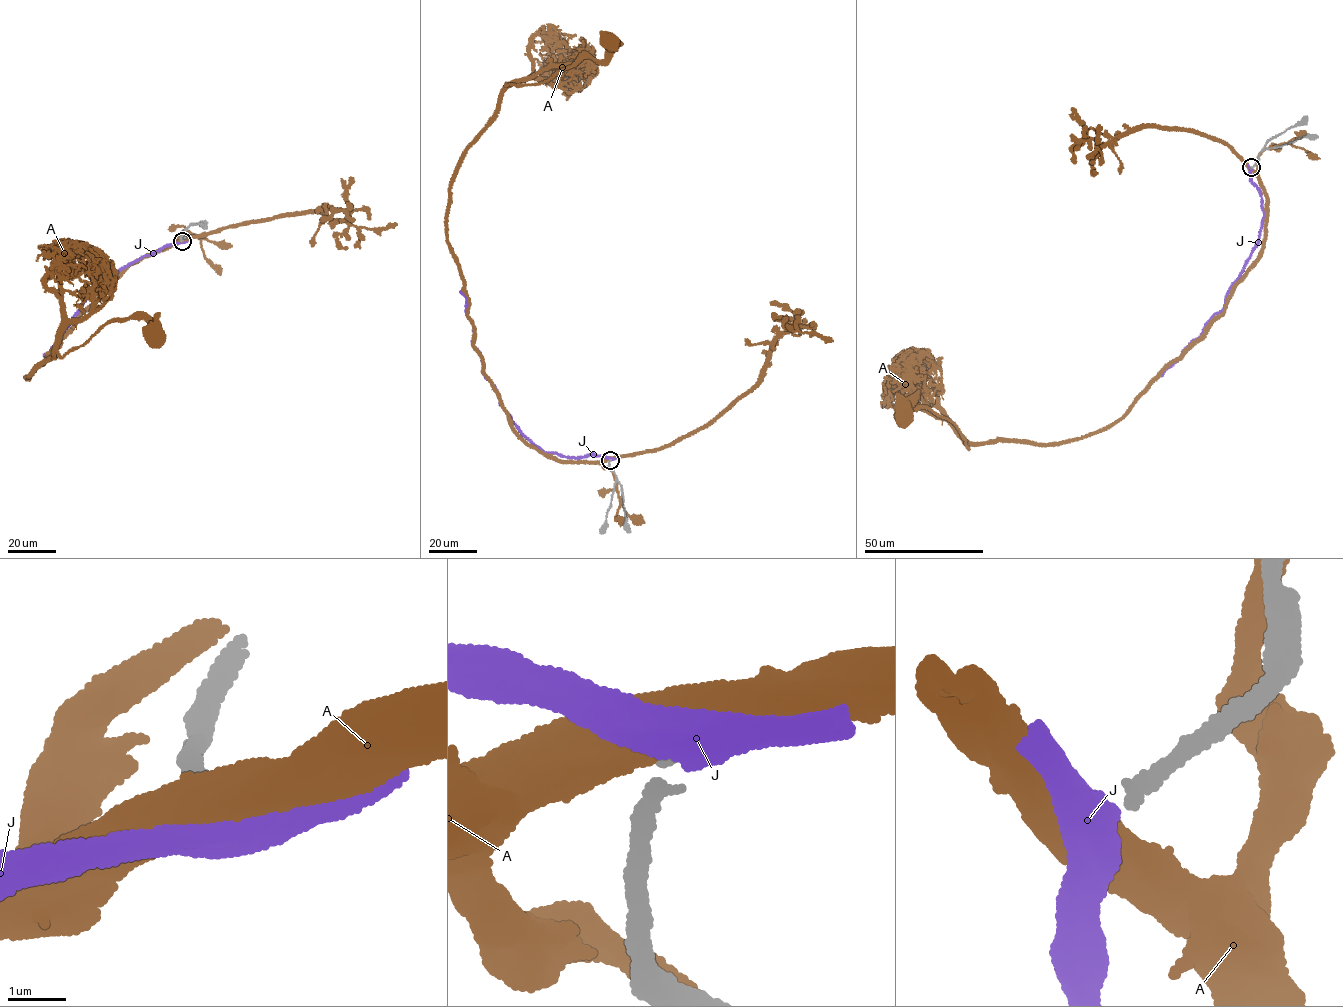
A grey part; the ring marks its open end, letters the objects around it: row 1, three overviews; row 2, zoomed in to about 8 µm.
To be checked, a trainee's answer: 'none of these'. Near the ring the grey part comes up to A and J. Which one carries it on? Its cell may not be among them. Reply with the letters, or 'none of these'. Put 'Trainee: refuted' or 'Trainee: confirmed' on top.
Trainee: refuted
J

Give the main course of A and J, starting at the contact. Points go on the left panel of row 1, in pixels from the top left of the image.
A: (182, 241), (128, 266), (26, 376), (53, 357), (54, 348), (64, 357), (120, 318), (142, 317), (155, 337)
J: (182, 241), (142, 255), (111, 276), (85, 301), (44, 357)

